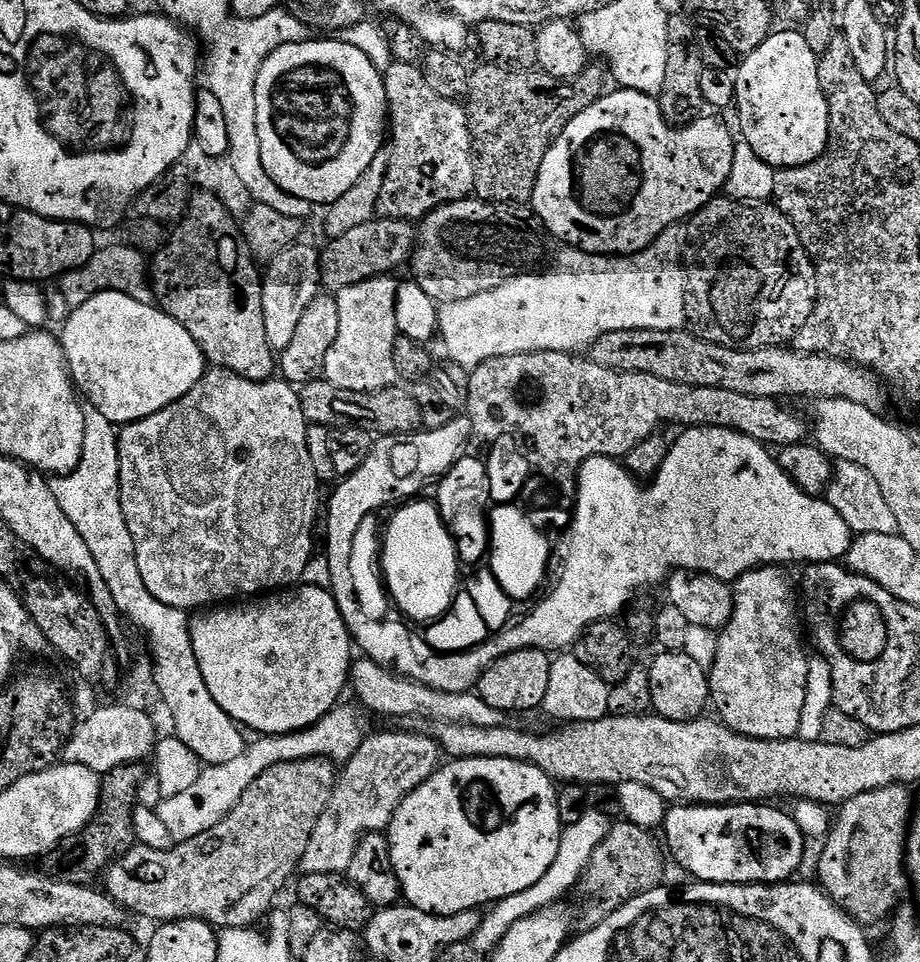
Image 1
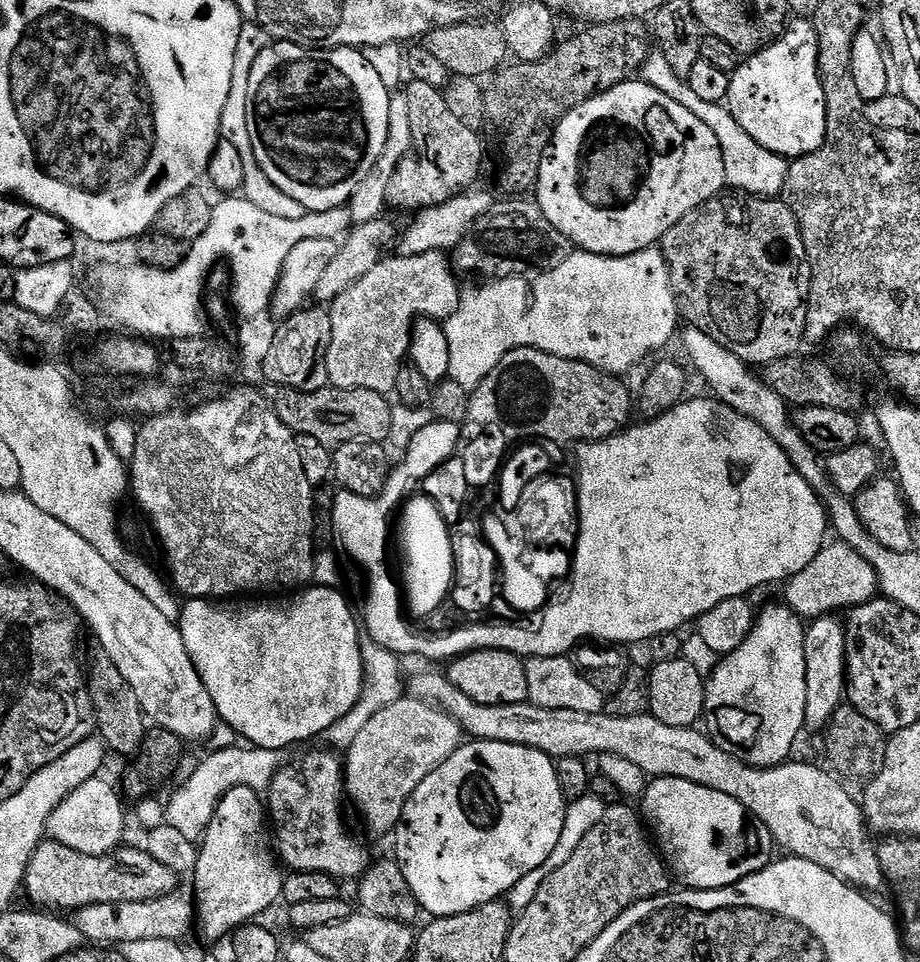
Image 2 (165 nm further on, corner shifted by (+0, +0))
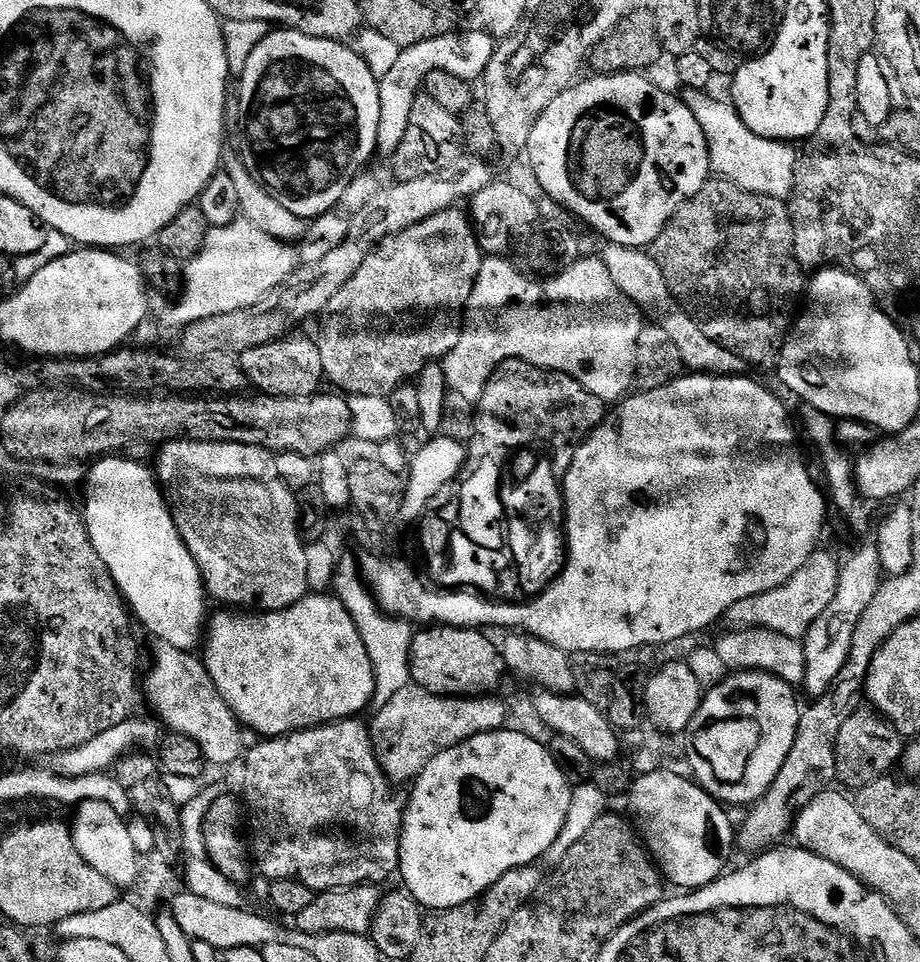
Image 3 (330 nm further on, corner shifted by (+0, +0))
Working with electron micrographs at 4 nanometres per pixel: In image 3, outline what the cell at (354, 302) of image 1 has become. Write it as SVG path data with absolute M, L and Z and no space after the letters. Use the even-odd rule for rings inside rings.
M459 207L447 208L377 244L373 252L366 258L366 262L362 262L362 266L358 266L358 274L354 274L354 278L350 278L350 282L346 282L346 286L342 286L342 290L338 290L338 294L334 294L334 298L330 298L330 302L323 310L322 319L319 321L319 323L321 322L320 336L318 335L322 366L329 385L337 384L341 388L337 389L344 394L387 397L400 385L409 383L413 378L419 376L428 364L443 361L444 357L452 353L454 346L458 346L462 325L466 320L470 294L474 290L476 279L486 259L486 253L480 249L480 240L476 236L476 229L472 226L469 213L460 211Z

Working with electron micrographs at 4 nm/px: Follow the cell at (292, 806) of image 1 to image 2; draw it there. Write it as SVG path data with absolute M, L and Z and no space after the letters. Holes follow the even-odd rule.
M48 838L30 858L22 888L25 893L28 891L29 898L36 903L33 905L41 909L79 910L95 904L146 902L171 896L177 891L176 880L177 873L172 872L170 866L162 866L162 862L158 862L158 858L146 850L140 849L139 852L136 848L124 846L106 856L91 856L70 850L70 846L62 846L57 840Z

